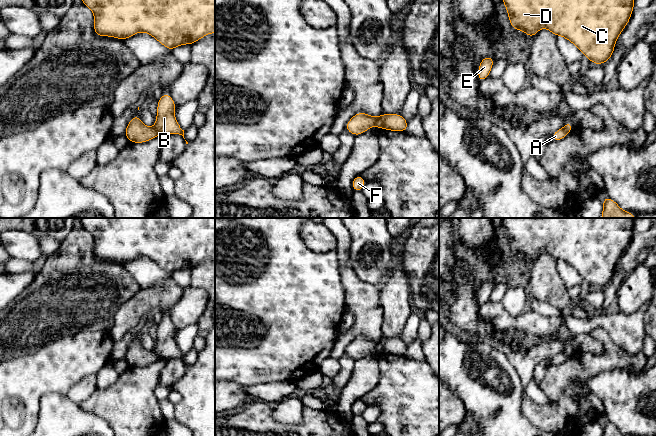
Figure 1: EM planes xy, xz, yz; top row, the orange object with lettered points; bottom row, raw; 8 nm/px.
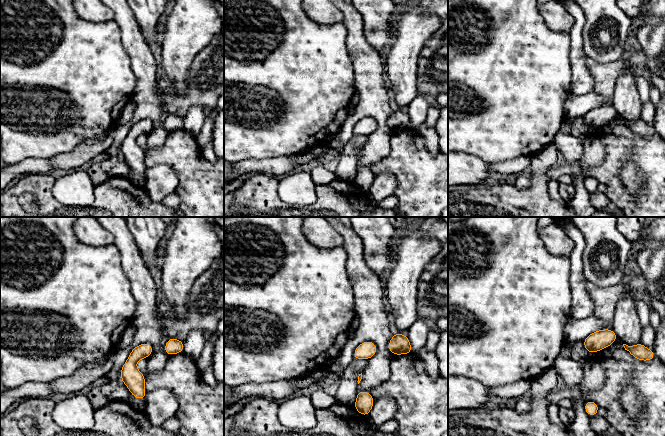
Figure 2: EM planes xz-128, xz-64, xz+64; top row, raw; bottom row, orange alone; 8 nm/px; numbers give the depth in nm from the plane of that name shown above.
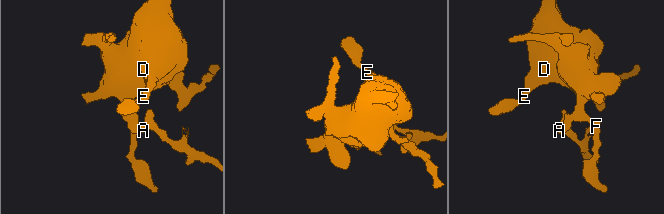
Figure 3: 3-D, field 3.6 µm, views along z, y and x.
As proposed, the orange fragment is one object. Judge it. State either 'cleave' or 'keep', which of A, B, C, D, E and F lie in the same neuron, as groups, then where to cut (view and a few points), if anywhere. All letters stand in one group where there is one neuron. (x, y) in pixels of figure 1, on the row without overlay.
cleave; groups A C D E F / B; cut xz (382, 339), (376, 348)

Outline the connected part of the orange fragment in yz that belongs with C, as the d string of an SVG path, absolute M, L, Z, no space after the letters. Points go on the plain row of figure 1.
M501 218L501 221L513 253L522 254L534 263L541 252L546 252L555 260L563 260L576 269L595 289L604 288L611 282L616 264L634 233L634 218Z

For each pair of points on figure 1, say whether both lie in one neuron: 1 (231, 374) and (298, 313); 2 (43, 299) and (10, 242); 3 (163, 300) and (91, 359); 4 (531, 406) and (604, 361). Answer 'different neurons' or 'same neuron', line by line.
1: same neuron
2: different neurons
3: different neurons
4: same neuron

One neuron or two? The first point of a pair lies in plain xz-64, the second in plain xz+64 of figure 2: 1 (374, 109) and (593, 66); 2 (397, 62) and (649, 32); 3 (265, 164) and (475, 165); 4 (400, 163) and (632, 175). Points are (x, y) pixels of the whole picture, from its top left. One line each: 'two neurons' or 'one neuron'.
1: one neuron
2: two neurons
3: two neurons
4: two neurons

